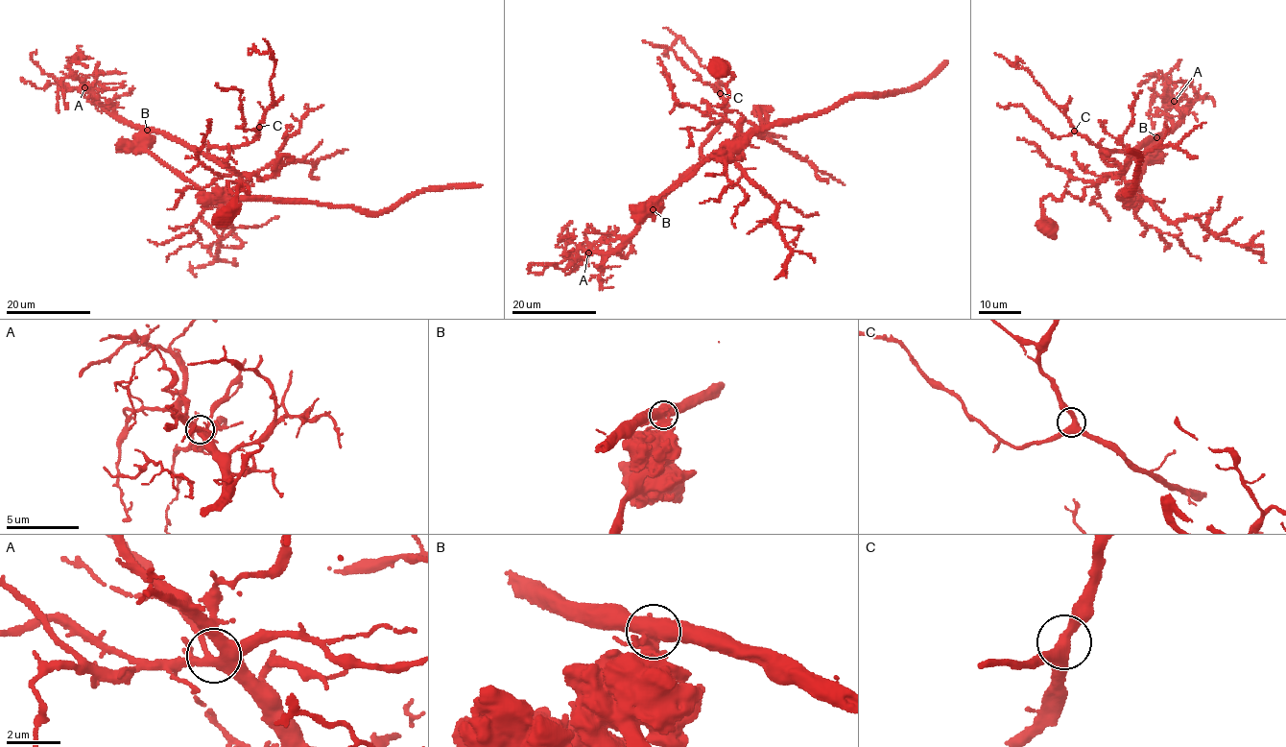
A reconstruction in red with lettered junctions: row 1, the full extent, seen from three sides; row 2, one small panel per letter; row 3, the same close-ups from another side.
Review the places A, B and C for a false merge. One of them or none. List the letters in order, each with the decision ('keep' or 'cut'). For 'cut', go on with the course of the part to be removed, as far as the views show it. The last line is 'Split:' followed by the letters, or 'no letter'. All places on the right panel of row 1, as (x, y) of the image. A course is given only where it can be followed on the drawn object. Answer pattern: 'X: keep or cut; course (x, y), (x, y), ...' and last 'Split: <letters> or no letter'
A: keep
B: cut; course (1157, 137), (1157, 149), (1126, 199), (1121, 196), (1127, 189), (1135, 189), (1143, 157), (1130, 149)
C: keep
Split: B

